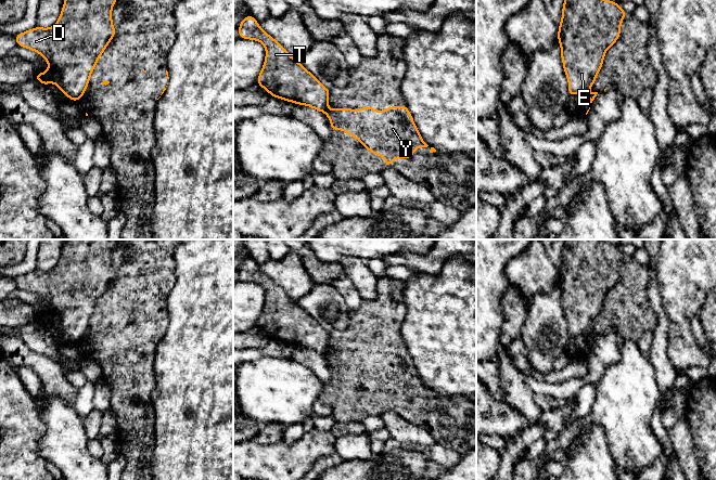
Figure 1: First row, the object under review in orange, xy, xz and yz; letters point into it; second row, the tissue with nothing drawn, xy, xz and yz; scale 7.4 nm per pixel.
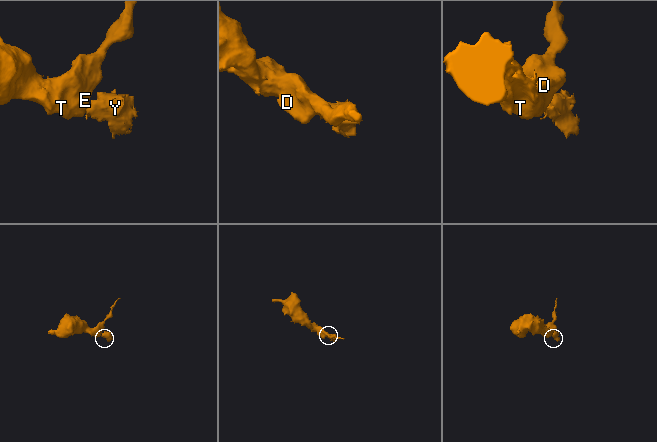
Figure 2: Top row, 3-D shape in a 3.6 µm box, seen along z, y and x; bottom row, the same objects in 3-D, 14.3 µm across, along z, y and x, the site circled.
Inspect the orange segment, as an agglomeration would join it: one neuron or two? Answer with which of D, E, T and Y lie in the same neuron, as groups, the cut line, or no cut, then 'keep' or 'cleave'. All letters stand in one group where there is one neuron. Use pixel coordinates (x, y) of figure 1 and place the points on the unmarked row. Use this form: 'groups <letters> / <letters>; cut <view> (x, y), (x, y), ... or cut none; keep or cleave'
groups D E T / Y; cut xz (327, 349), (324, 354); cleave

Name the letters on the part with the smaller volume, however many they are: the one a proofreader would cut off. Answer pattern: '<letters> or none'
Y

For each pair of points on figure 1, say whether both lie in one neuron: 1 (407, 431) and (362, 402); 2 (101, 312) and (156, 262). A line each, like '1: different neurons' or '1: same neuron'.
1: different neurons
2: same neuron

